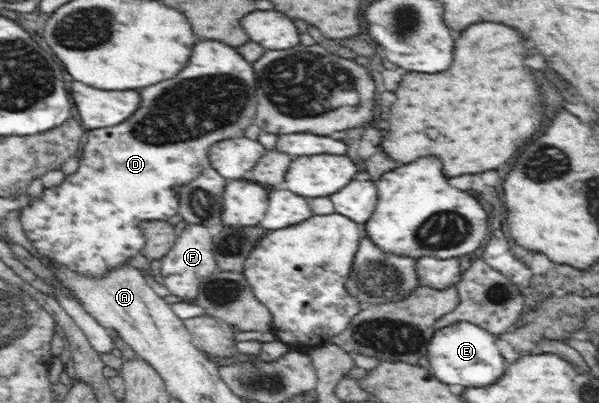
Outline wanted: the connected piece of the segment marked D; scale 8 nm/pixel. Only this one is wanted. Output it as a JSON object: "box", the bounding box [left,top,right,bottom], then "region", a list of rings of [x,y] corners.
{"box":[20,41,257,279],"region":[[[201,41],[201,43],[197,43],[189,59],[191,61],[187,63],[187,67],[175,79],[161,81],[161,83],[157,83],[153,87],[141,89],[139,91],[141,93],[141,107],[136,109],[129,119],[125,119],[125,123],[86,131],[84,146],[79,152],[80,160],[77,171],[71,175],[66,175],[65,181],[61,185],[44,188],[40,197],[33,198],[30,204],[20,211],[22,229],[27,239],[31,241],[32,248],[37,249],[37,253],[41,253],[48,259],[54,259],[57,263],[68,267],[79,275],[94,277],[94,279],[119,269],[125,263],[130,263],[129,261],[135,255],[138,256],[141,253],[141,249],[145,247],[145,236],[141,232],[140,224],[148,221],[165,221],[179,213],[179,189],[192,183],[198,175],[201,175],[202,171],[210,167],[209,158],[207,157],[209,147],[215,143],[228,139],[242,138],[245,135],[245,129],[254,123],[255,113],[257,113],[257,87],[255,87],[255,73],[253,73],[252,62],[243,58],[235,48],[219,41]]]}

